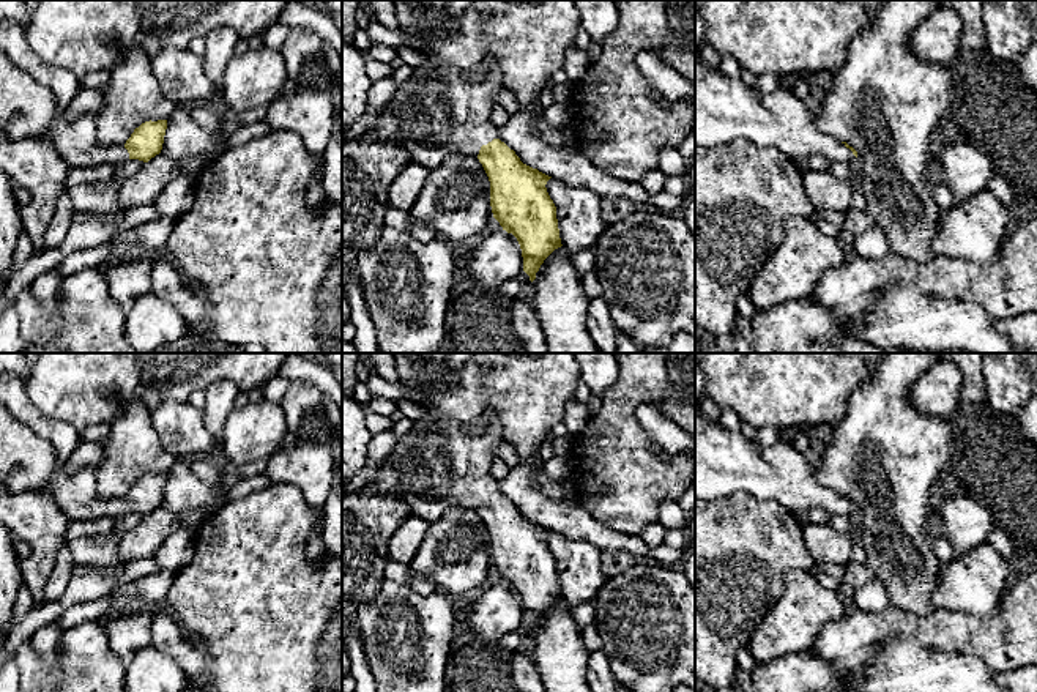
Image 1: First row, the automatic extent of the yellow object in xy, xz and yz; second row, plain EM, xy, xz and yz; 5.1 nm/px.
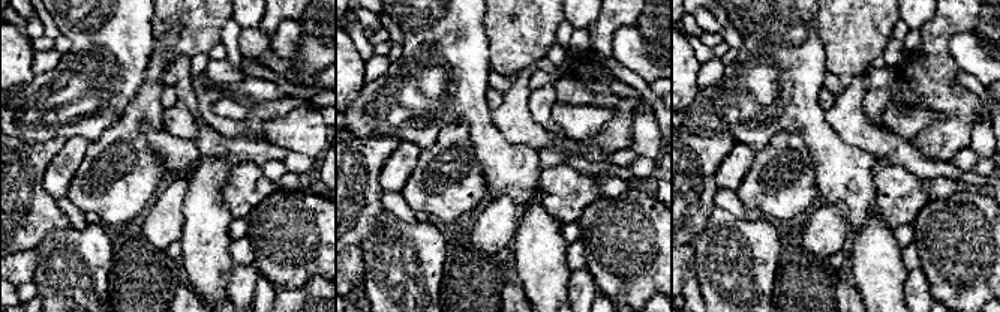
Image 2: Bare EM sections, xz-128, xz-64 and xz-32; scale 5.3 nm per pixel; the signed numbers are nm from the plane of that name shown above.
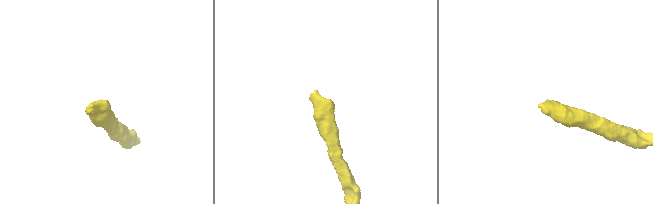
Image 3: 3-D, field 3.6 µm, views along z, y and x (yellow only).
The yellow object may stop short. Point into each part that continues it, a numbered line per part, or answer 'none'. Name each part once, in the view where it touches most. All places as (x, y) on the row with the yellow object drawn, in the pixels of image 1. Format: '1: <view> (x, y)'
1: xz (437, 112)

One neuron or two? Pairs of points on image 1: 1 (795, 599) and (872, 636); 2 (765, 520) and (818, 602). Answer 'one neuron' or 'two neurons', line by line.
1: two neurons
2: two neurons

